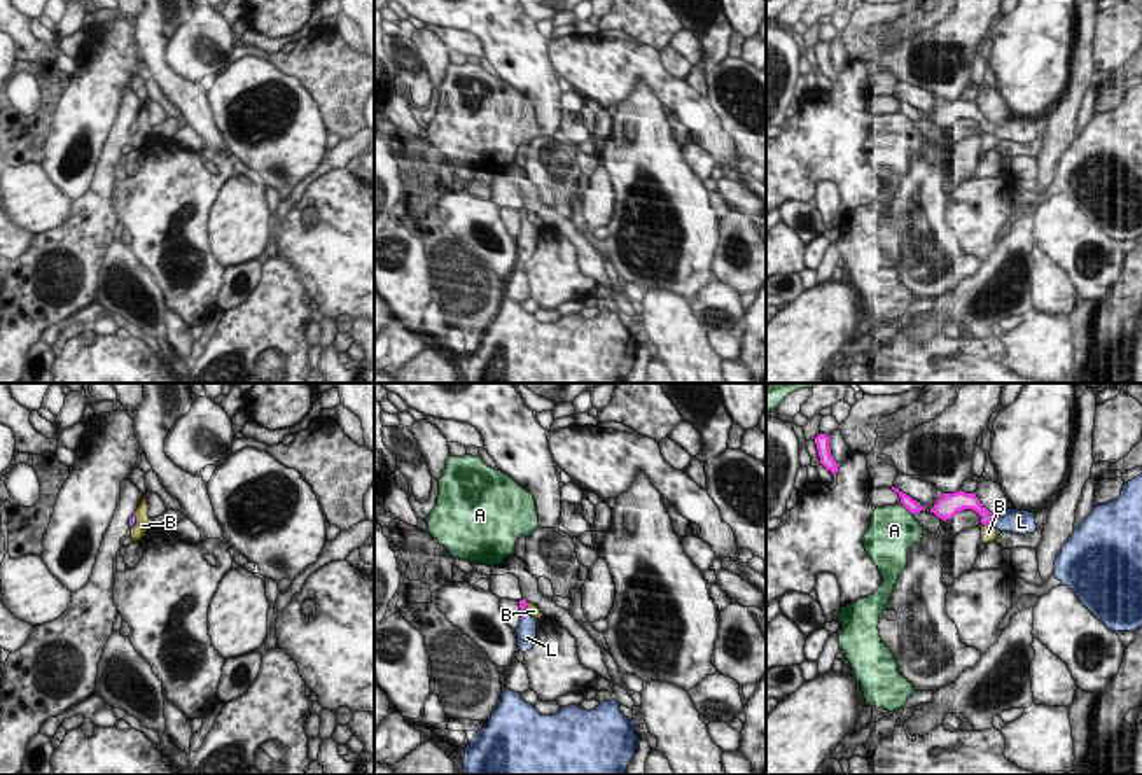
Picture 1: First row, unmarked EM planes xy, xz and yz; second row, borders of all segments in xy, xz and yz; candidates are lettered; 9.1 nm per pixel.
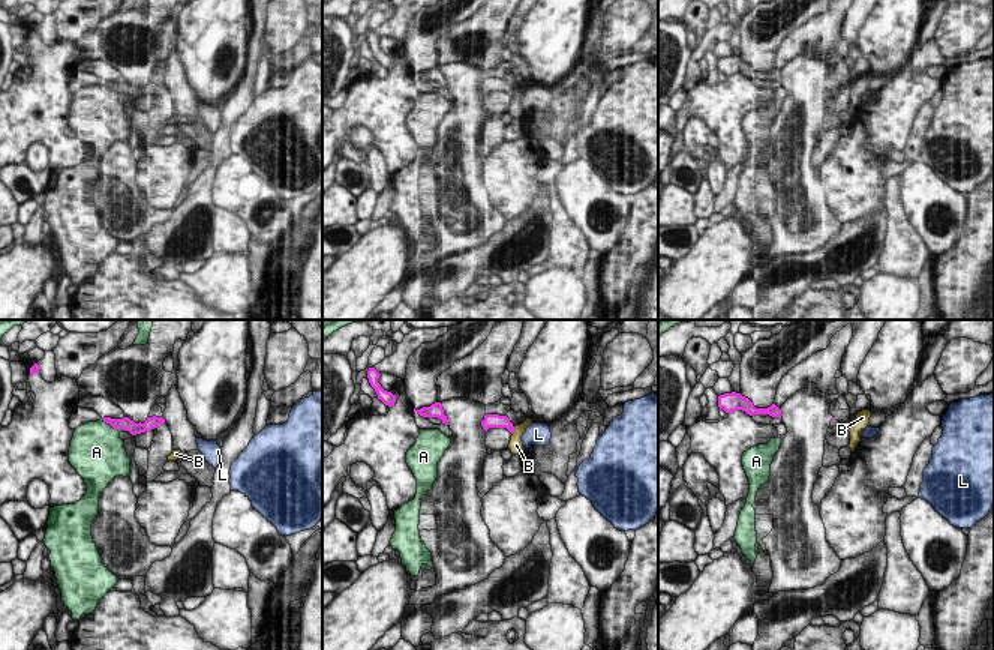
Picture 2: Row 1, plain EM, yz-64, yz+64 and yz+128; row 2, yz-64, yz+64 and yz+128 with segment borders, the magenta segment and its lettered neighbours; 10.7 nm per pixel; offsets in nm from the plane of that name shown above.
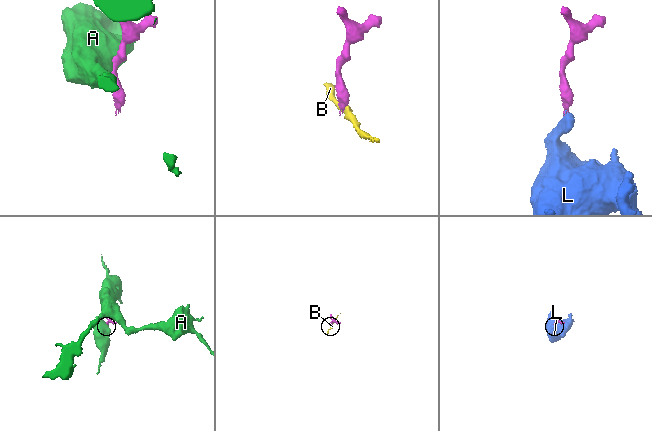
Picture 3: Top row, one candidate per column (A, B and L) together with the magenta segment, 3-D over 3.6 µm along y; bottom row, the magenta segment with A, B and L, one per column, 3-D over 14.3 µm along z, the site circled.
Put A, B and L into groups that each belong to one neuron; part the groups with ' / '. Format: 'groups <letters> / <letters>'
groups A / B / L

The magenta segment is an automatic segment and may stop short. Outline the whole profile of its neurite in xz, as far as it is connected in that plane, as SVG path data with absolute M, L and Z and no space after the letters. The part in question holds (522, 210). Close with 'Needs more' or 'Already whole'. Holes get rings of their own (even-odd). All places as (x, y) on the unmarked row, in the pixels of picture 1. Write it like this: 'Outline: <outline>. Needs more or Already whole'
Outline: M525 206L519 208L519 217L521 217L521 227L519 227L519 234L516 236L518 257L521 261L526 261L533 255L537 247L537 227L526 220Z. Needs more

